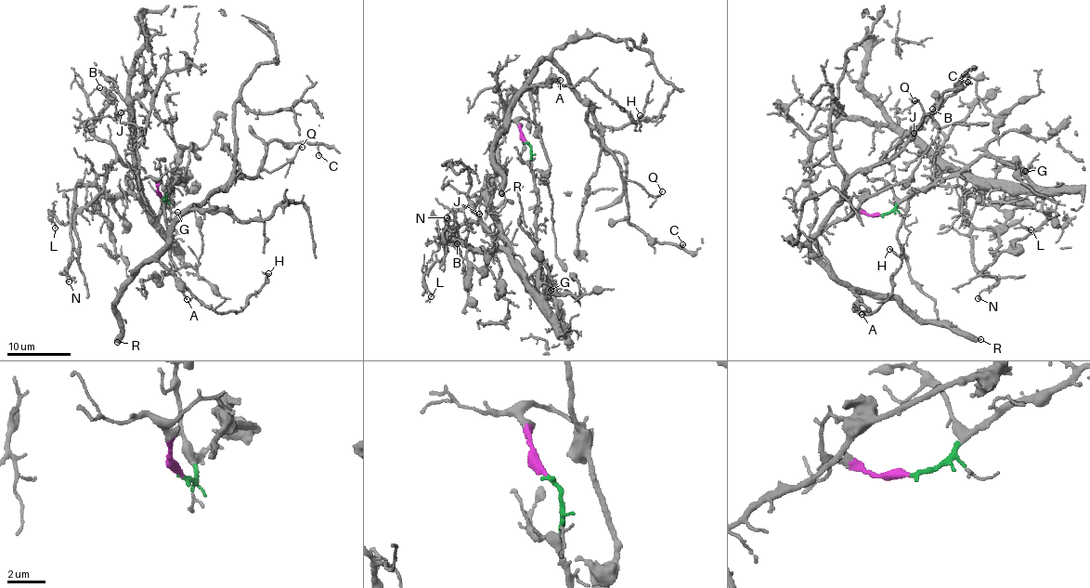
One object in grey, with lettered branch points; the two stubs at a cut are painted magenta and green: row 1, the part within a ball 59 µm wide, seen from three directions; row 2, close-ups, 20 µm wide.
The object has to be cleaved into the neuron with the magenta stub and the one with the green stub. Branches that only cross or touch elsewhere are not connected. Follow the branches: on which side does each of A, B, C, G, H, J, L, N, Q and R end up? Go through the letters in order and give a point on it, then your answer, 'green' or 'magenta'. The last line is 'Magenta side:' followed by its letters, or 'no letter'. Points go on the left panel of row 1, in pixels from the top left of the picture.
A: (187, 299) | magenta
B: (99, 87) | green
C: (318, 155) | magenta
G: (177, 212) | green
H: (268, 273) | magenta
J: (121, 112) | green
L: (55, 228) | green
N: (69, 281) | green
Q: (302, 147) | magenta
R: (117, 342) | magenta
Magenta side: A, C, H, Q, R

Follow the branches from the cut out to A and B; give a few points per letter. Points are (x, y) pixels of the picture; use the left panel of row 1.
A: (162, 196), (156, 181), (171, 171), (175, 175), (175, 182), (164, 195), (165, 245), (160, 259), (188, 298)
B: (162, 196), (172, 191), (170, 179), (158, 217), (131, 169), (95, 135), (89, 97), (100, 87)

